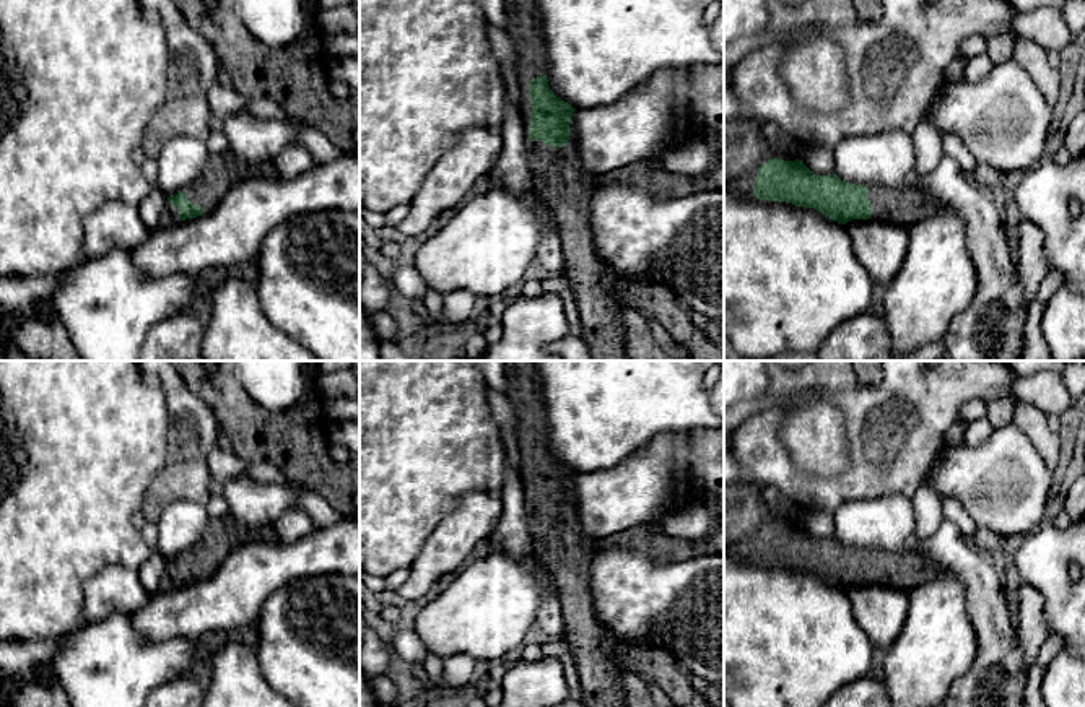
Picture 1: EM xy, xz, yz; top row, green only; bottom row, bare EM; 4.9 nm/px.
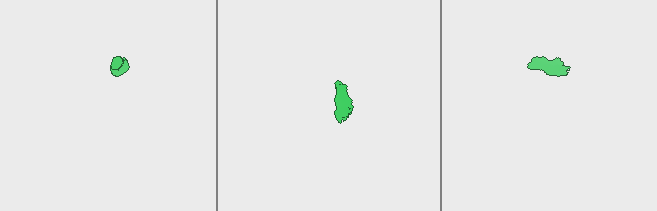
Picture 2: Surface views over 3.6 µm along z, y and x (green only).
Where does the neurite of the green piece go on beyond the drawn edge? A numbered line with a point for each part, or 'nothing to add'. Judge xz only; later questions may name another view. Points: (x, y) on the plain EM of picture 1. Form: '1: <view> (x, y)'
1: xz (524, 392)
2: xz (560, 545)

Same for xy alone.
1: xy (207, 555)

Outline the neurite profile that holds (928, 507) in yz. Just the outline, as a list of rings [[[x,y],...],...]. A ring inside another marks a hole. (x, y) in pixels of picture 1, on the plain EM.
[[[921,486],[913,496],[914,540],[926,540],[937,533],[943,523],[942,499],[929,486]]]

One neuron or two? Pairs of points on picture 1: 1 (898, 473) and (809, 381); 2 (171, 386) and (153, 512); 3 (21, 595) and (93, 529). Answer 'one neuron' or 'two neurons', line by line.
1: one neuron
2: one neuron
3: one neuron

